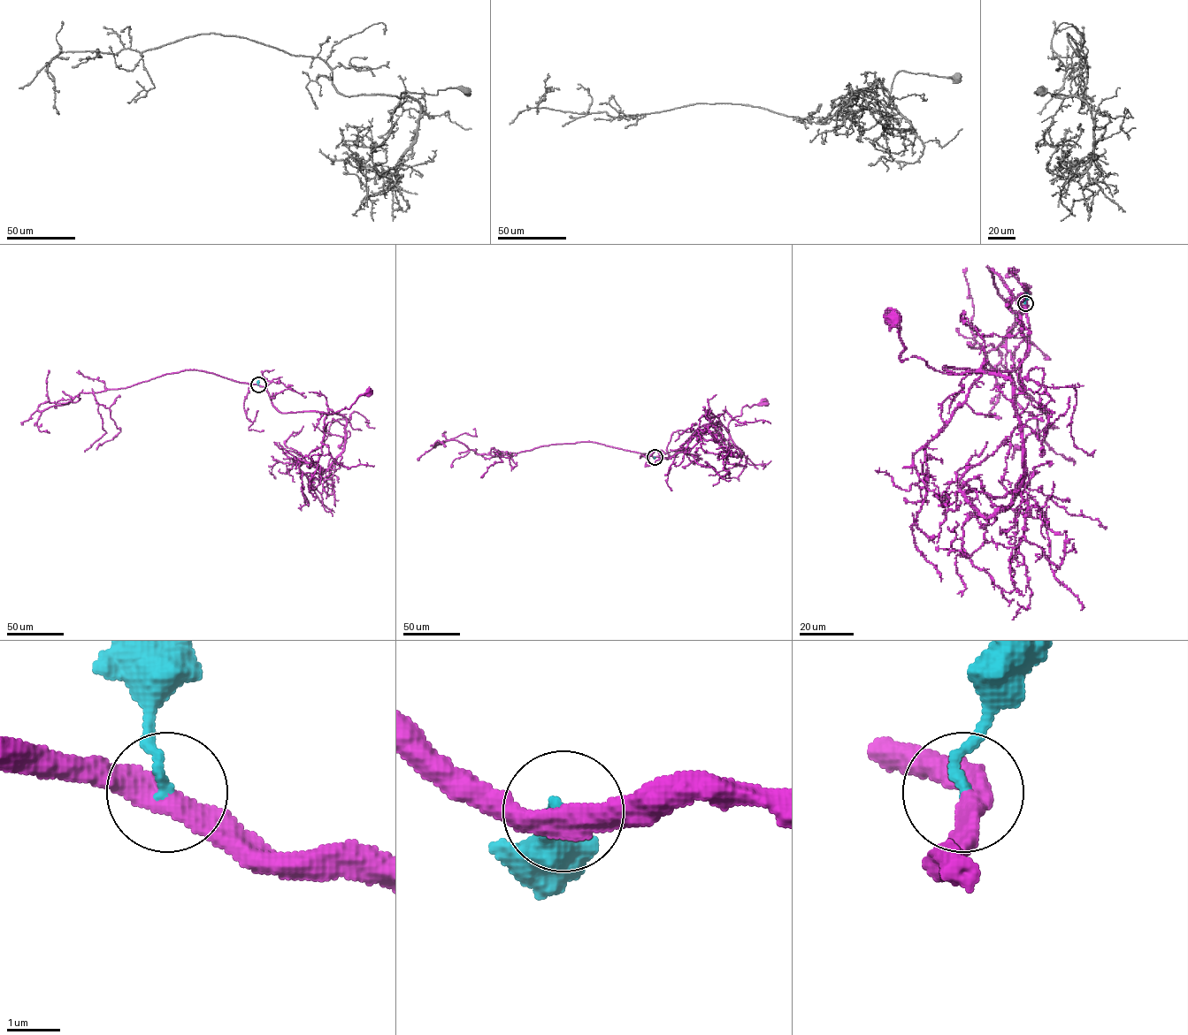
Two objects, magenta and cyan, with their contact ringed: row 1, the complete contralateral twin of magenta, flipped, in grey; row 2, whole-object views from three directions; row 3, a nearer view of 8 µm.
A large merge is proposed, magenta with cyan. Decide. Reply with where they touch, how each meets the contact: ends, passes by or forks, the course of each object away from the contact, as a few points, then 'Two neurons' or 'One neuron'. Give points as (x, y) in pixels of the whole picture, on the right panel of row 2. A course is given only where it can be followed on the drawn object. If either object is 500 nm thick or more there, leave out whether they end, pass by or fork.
Place: (1025, 303). At the ring magenta passes by. At the ring cyan ends. Course of magenta: (1025, 303), (1029, 353), (1010, 370), (943, 373), (915, 356), (901, 361), (895, 317). Course of cyan: (1025, 303), (1026, 292). One neuron

